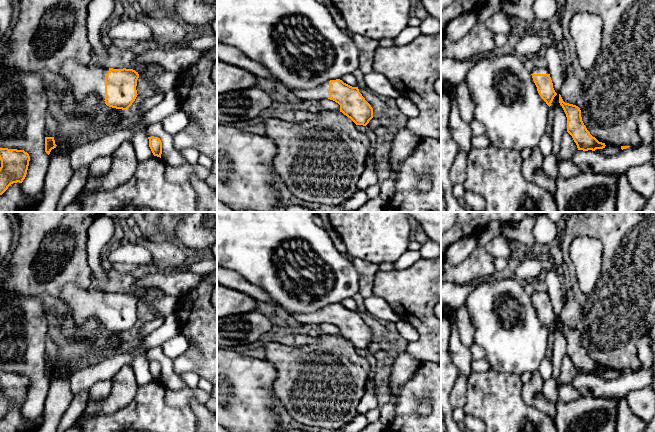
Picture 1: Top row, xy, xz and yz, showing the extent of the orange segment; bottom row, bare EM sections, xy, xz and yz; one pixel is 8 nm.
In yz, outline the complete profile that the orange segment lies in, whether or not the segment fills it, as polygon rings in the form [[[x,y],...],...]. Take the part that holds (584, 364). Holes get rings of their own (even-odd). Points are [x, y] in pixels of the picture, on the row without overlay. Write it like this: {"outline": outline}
{"outline": [[[559,318],[559,327],[567,341],[567,356],[572,360],[578,374],[595,375],[605,372],[605,367],[599,366],[593,361],[584,349],[581,334],[578,330],[565,327]]]}

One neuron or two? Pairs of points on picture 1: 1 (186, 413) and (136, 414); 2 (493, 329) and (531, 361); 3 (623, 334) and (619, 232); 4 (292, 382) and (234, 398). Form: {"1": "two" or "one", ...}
{"1": "one", "2": "one", "3": "one", "4": "two"}

